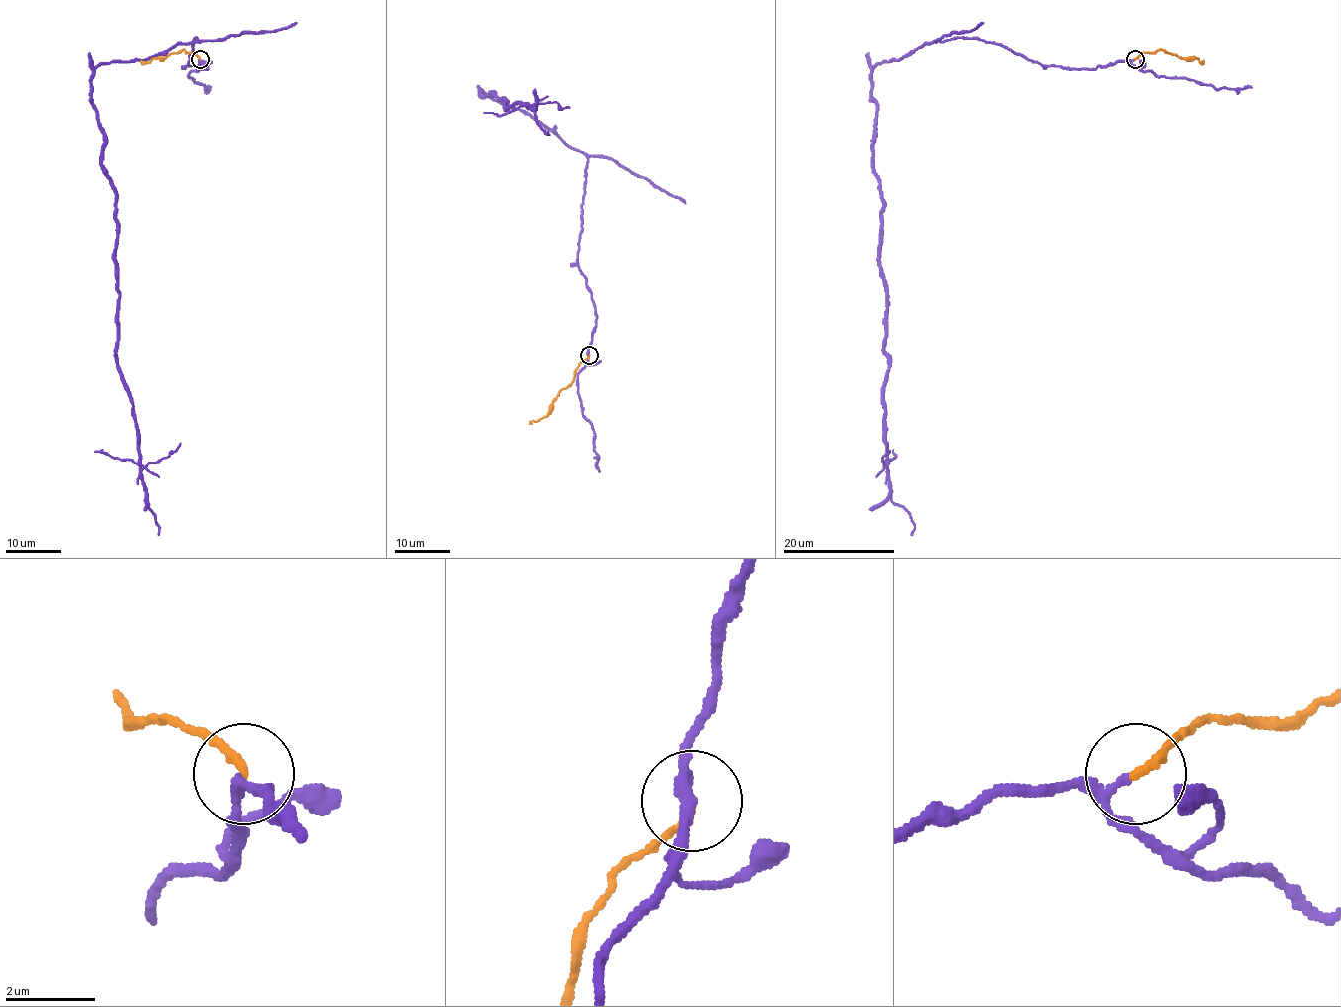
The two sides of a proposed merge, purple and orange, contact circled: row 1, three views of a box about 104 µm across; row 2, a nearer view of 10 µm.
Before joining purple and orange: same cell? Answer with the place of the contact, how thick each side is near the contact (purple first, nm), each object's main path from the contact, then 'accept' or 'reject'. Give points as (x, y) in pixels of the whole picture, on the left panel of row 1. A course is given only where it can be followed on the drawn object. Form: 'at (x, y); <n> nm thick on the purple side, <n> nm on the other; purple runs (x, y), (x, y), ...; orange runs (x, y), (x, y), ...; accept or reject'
at (200, 59); 130 nm thick on the purple side, 190 nm on the other; purple runs (199, 59), (206, 69), (190, 66), (195, 38), (103, 62), (91, 99), (116, 197), (117, 371), (159, 535); orange runs (199, 59), (183, 49), (148, 62), (141, 60); accept

